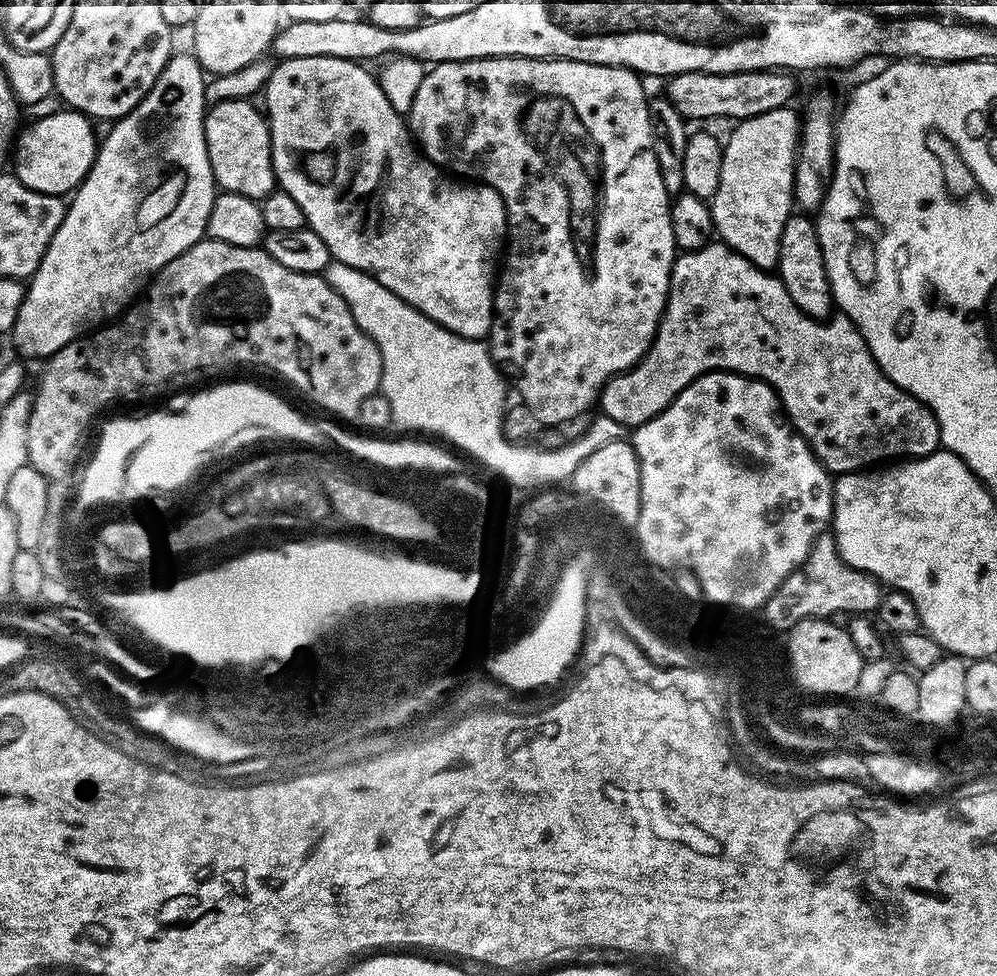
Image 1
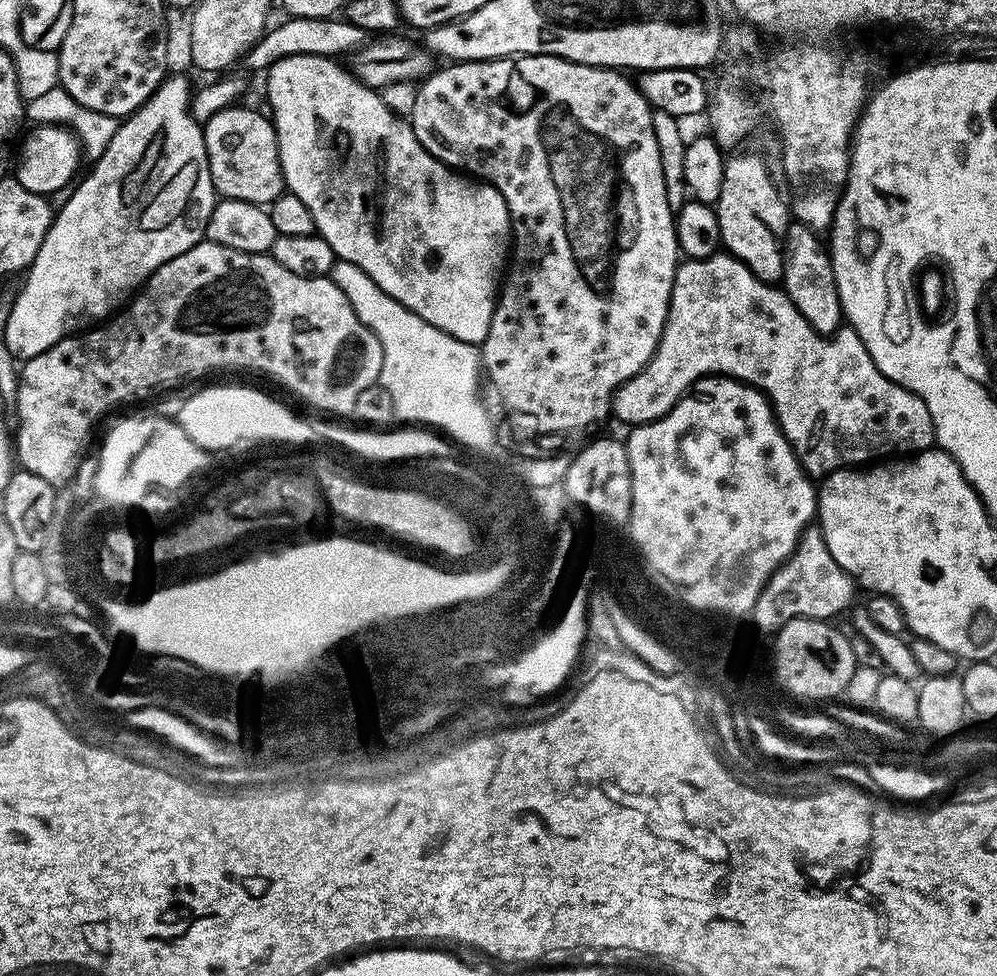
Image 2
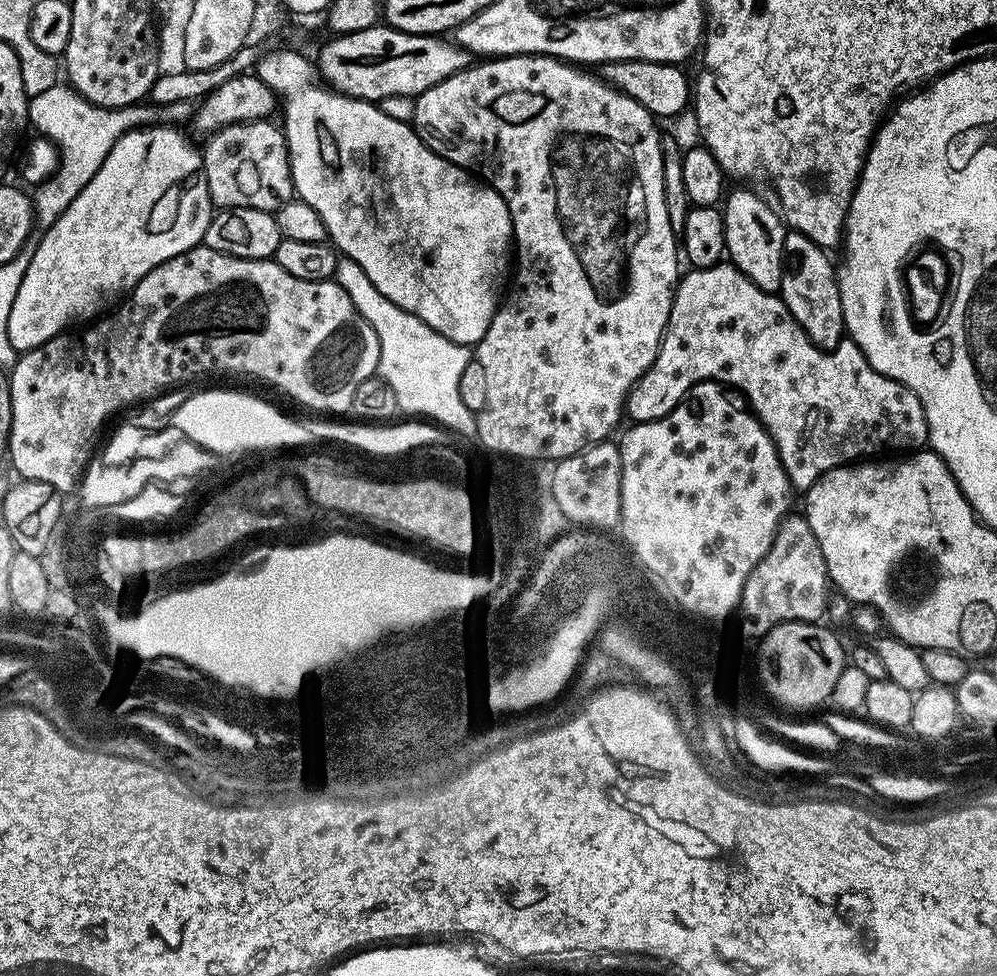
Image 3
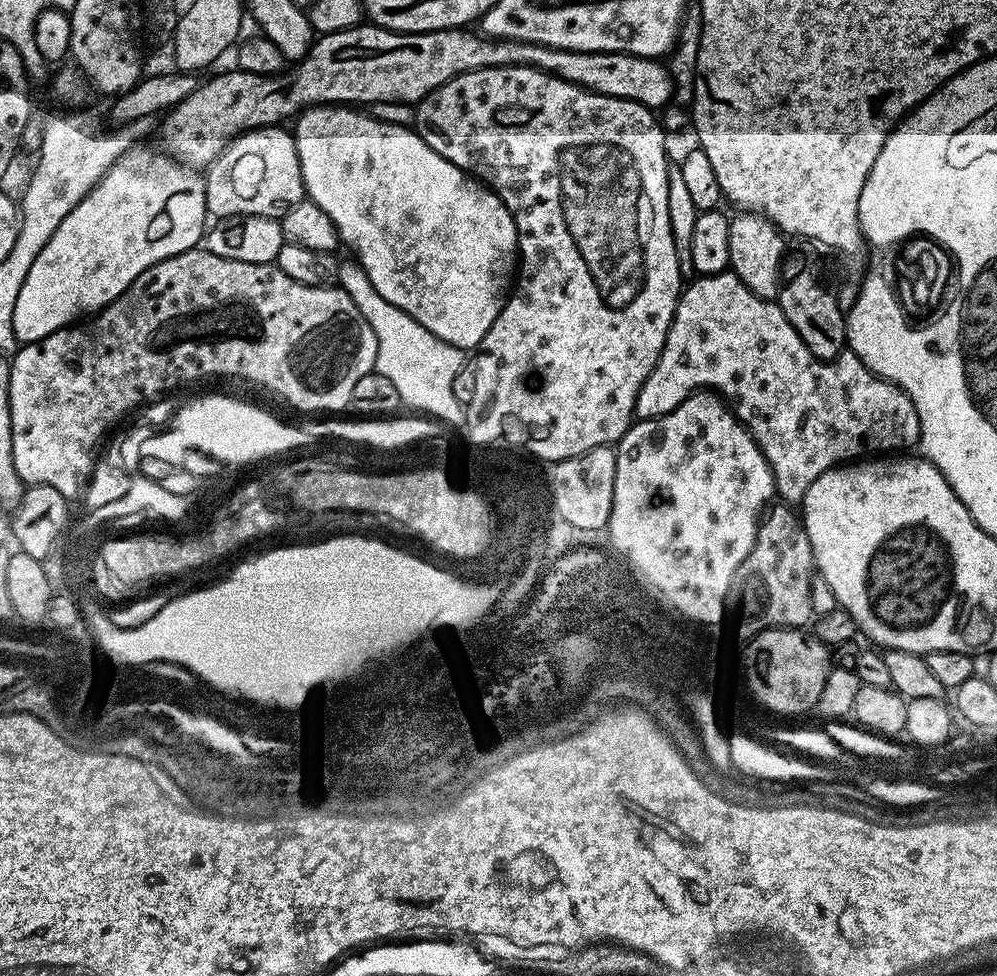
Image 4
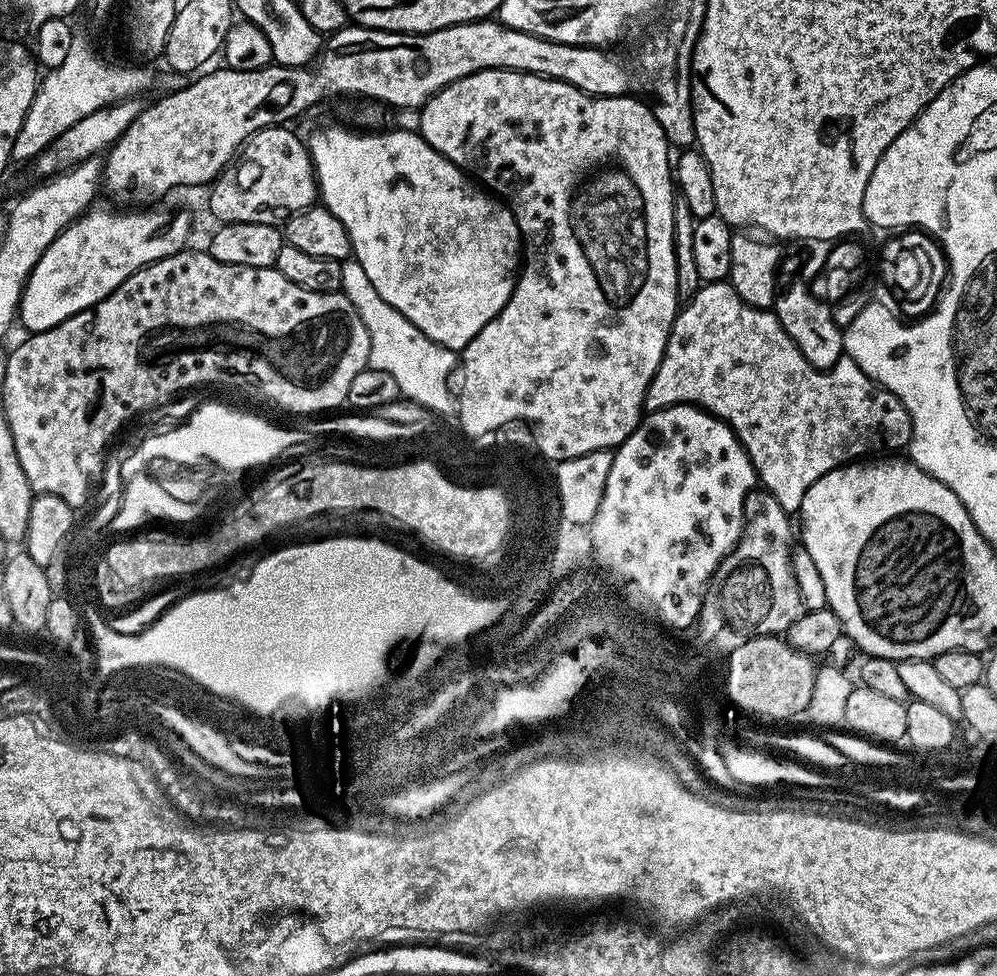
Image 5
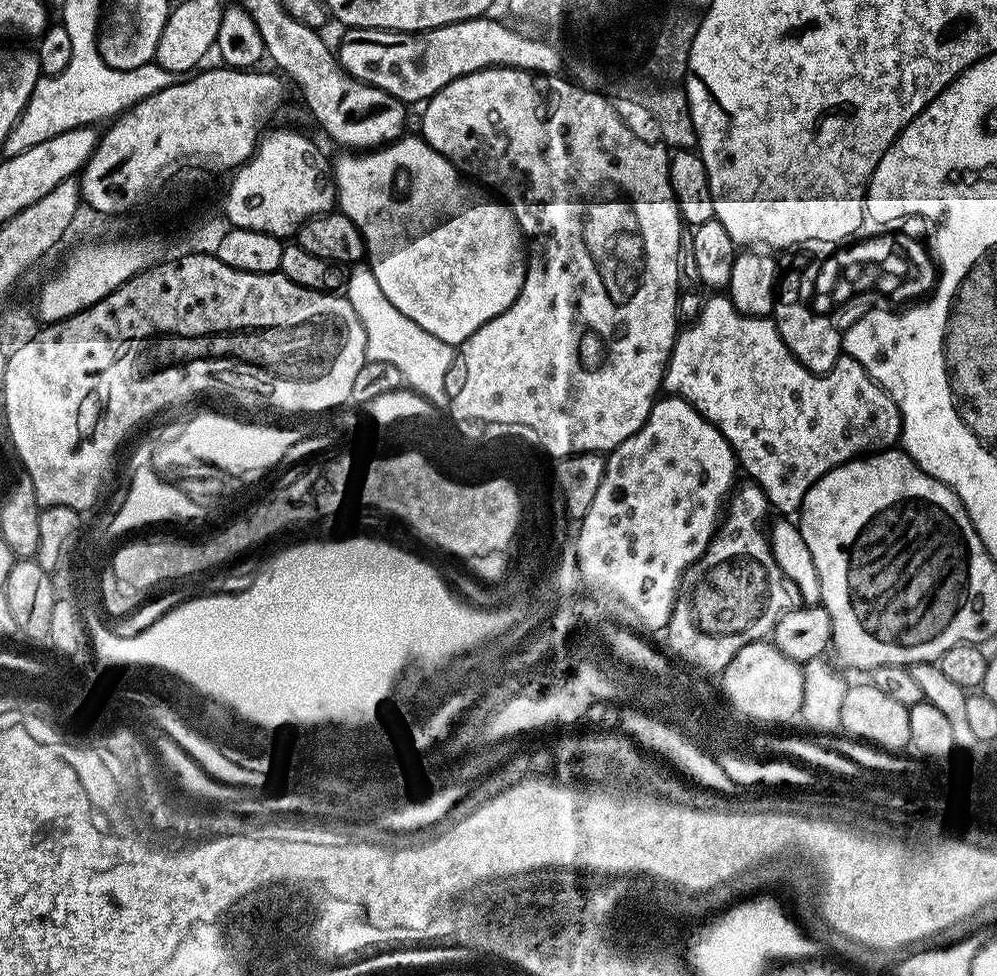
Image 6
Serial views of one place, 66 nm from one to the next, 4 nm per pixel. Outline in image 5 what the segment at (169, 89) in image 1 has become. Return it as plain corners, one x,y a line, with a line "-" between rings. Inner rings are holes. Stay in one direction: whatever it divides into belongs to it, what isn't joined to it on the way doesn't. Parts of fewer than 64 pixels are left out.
96,206
62,230
28,275
18,309
25,333
45,332
82,310
93,308
139,268
181,251
192,228
187,214
156,207
160,206
111,212

